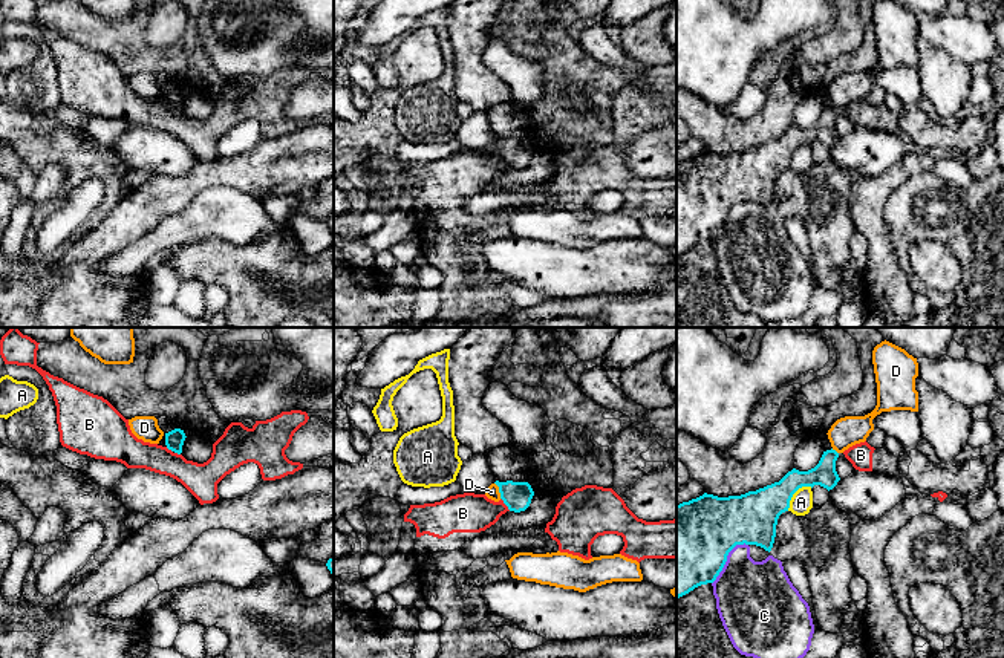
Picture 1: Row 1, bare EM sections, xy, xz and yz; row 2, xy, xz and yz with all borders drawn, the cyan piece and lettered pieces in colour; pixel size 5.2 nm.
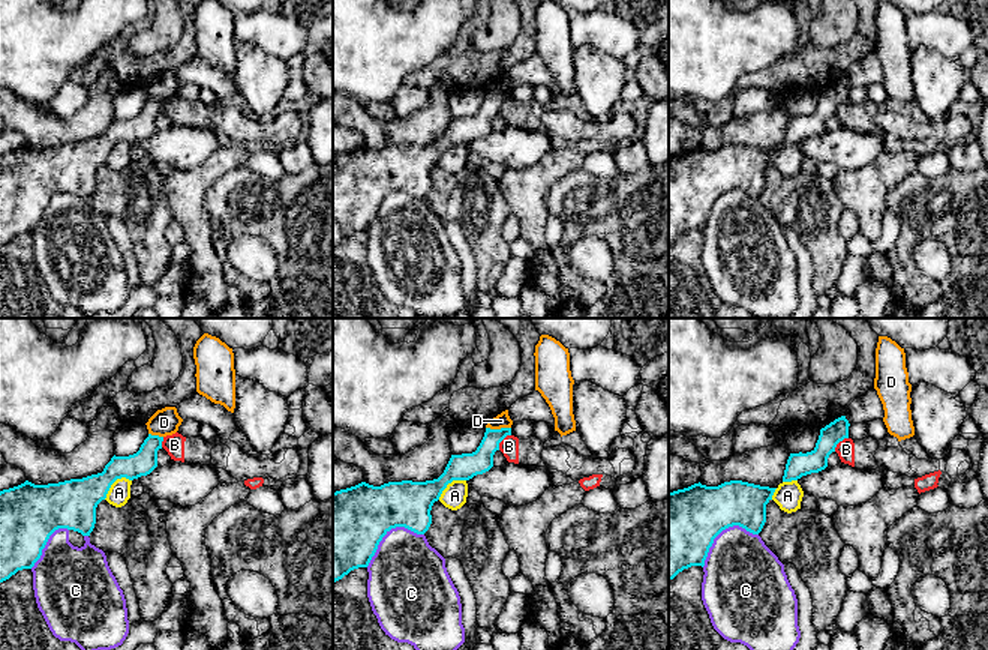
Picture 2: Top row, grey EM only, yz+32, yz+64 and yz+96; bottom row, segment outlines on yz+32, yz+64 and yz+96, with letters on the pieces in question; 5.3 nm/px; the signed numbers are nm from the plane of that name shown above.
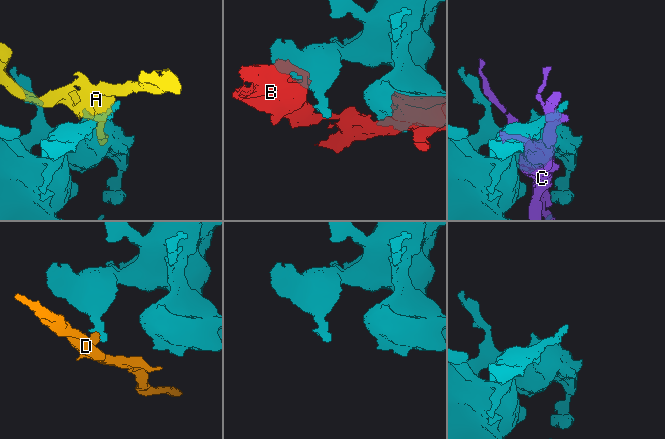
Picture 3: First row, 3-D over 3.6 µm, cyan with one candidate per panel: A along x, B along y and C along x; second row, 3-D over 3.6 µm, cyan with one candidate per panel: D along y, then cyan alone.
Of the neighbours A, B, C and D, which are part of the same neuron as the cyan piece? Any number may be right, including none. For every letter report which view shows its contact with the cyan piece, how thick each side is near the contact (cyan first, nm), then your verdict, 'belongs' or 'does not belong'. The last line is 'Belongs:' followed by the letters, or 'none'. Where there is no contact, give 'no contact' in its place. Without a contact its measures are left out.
A: contact in yz; calibres 260 and 120 nm; does not belong
B: contact in xz; calibres 150 and 200 nm; does not belong
C: contact in yz; calibres 440 and 380 nm; does not belong
D: contact in xz; calibres 150 and 70 nm; does not belong
Belongs: none

